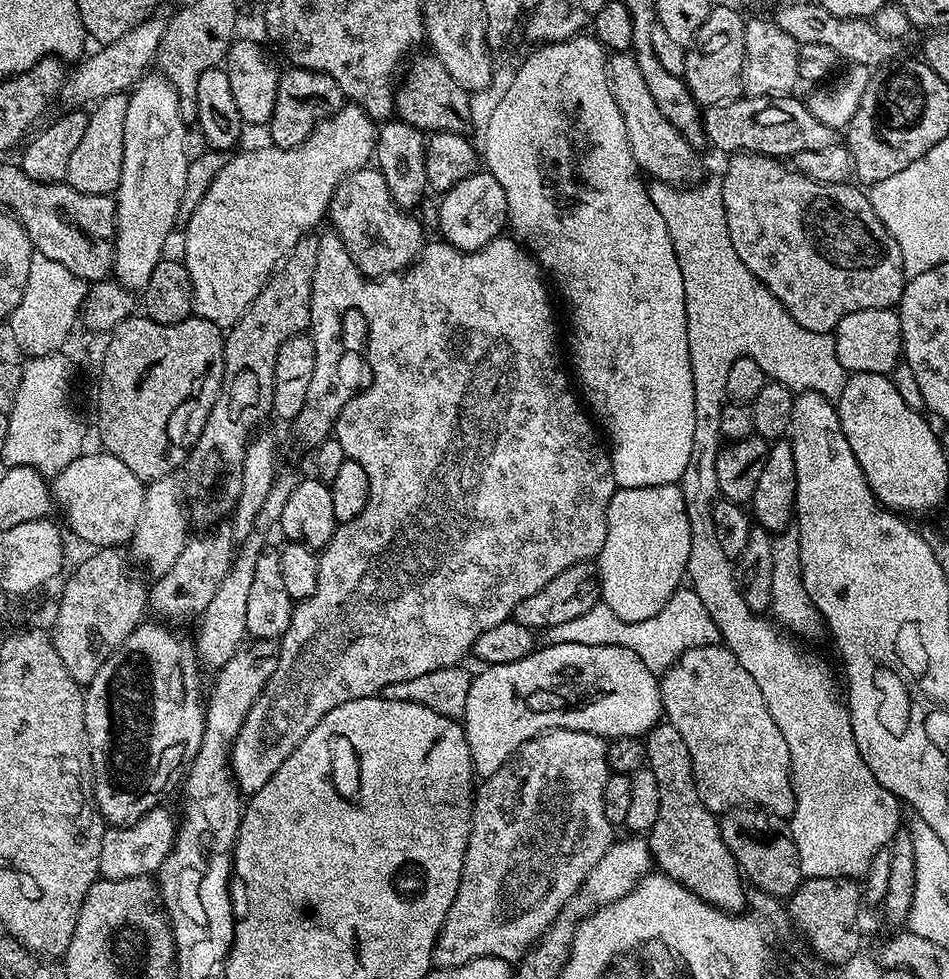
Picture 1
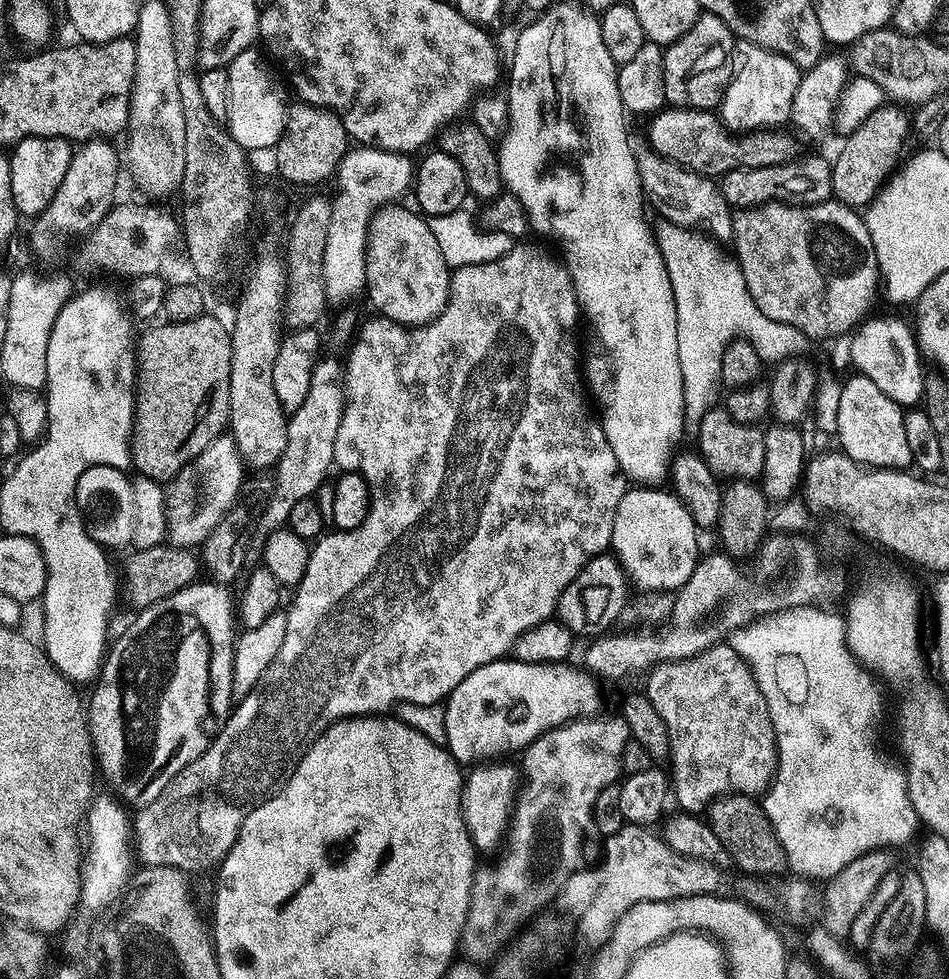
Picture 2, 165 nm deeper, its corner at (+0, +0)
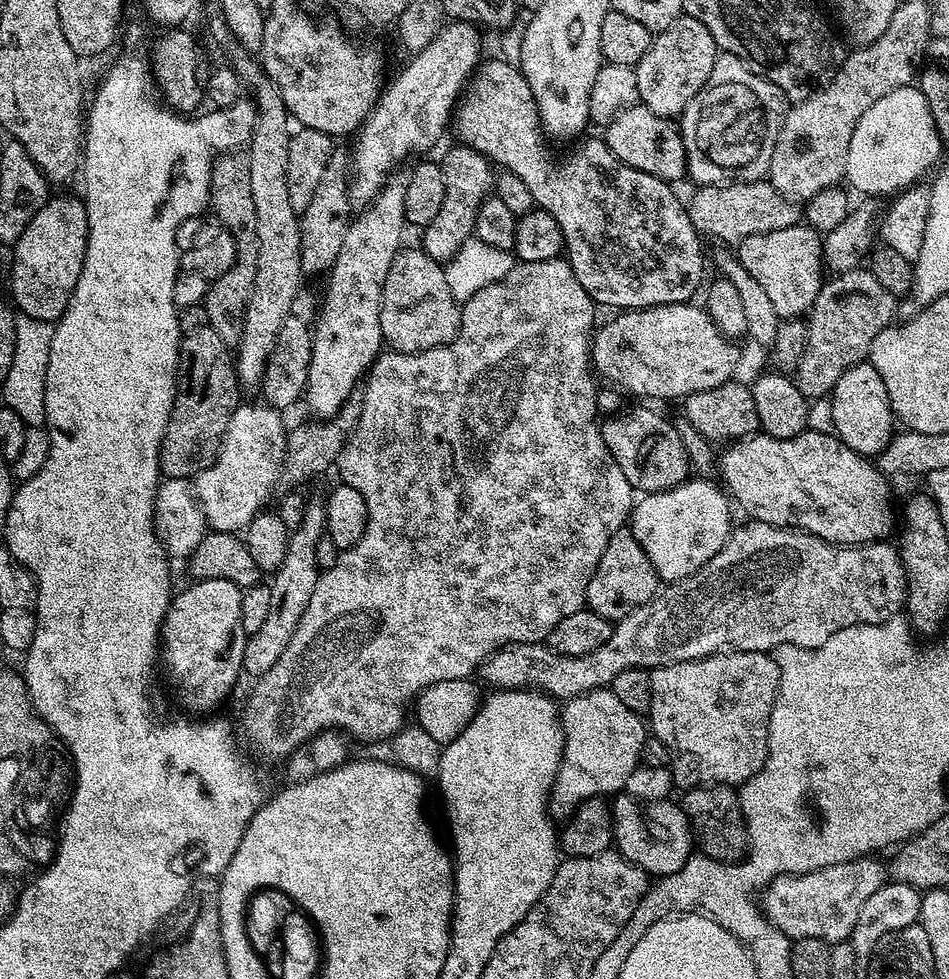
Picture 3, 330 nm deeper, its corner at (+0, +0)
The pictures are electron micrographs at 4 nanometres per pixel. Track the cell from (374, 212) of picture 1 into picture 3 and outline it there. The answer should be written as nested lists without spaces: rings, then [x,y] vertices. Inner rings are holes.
[[[401,247],[394,262],[390,266],[390,274],[386,274],[386,282],[382,290],[382,334],[384,344],[394,352],[421,352],[449,344],[460,329],[461,305],[451,293],[444,273],[445,265],[439,260],[430,258],[423,247]]]

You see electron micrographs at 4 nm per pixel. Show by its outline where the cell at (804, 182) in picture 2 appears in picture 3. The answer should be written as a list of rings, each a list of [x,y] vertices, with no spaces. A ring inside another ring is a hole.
[[[767,179],[731,184],[705,184],[695,189],[692,204],[687,205],[688,217],[701,237],[713,236],[732,246],[754,234],[766,234],[770,230],[782,230],[801,223],[801,205],[791,204],[785,193],[779,192]]]

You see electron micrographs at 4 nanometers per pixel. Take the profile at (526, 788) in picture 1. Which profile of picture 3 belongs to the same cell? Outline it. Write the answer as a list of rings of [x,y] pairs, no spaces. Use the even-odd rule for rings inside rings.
[[[596,688],[567,701],[560,712],[564,730],[564,753],[552,787],[551,807],[557,821],[563,822],[583,800],[607,797],[621,791],[630,774],[641,763],[640,751],[646,739],[641,713],[630,710],[608,688]]]

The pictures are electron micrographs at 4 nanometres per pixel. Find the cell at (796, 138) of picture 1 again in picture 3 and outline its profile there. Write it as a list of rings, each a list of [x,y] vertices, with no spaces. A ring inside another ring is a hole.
[[[635,103],[630,108],[623,108],[609,124],[606,125],[606,143],[610,151],[619,158],[621,164],[629,164],[646,174],[654,174],[660,180],[677,182],[685,179],[688,170],[688,155],[684,149],[684,138],[680,129],[667,116],[654,114],[645,104]]]

